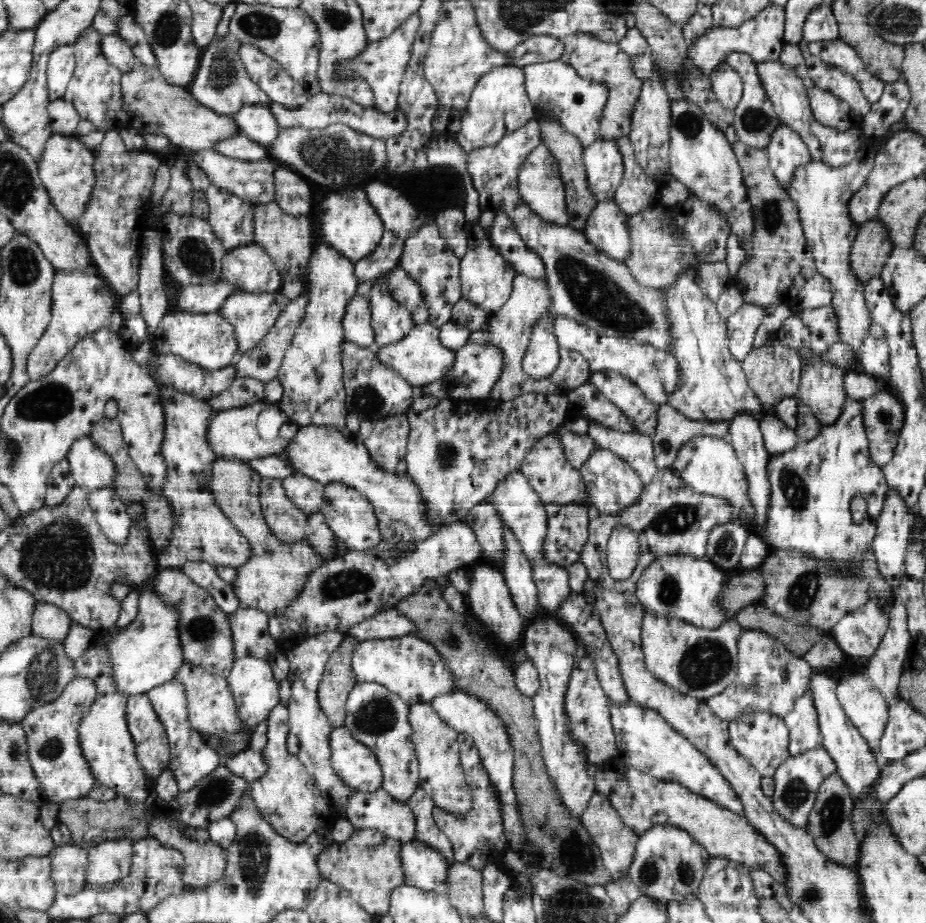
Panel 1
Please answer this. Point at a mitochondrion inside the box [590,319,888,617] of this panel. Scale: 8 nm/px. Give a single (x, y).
(675, 519)

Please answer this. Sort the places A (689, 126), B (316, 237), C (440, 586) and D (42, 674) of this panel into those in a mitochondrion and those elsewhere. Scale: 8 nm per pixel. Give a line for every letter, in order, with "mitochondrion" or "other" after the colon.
A: mitochondrion
B: other
C: other
D: mitochondrion

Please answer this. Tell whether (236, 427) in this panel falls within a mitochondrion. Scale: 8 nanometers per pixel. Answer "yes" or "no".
yes

